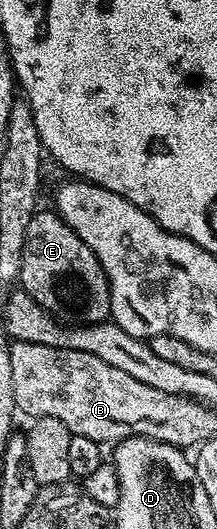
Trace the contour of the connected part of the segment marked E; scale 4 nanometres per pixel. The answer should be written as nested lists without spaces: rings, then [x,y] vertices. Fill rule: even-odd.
[[[48,210],[37,212],[26,228],[19,285],[42,309],[65,324],[93,326],[109,321],[112,297],[108,277],[98,256],[76,235],[74,228],[66,224],[66,220]]]

